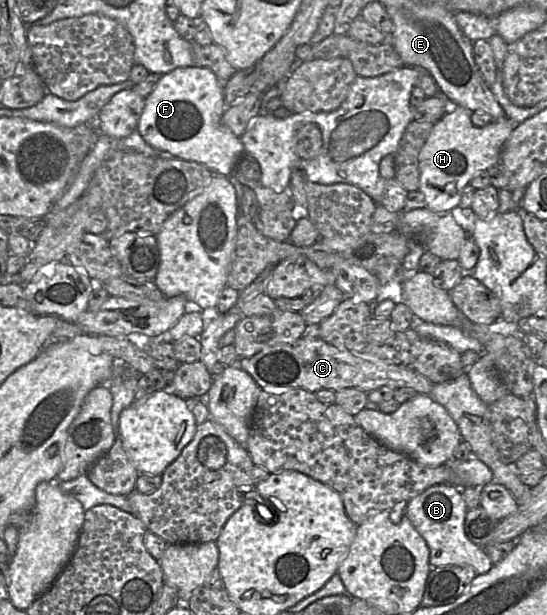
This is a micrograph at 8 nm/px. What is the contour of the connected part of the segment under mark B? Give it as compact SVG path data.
M450 484L433 485L408 502L403 514L425 540L432 568L446 565L471 566L477 575L485 574L492 568L493 563L485 548L473 543L465 533L467 511L461 490Z

